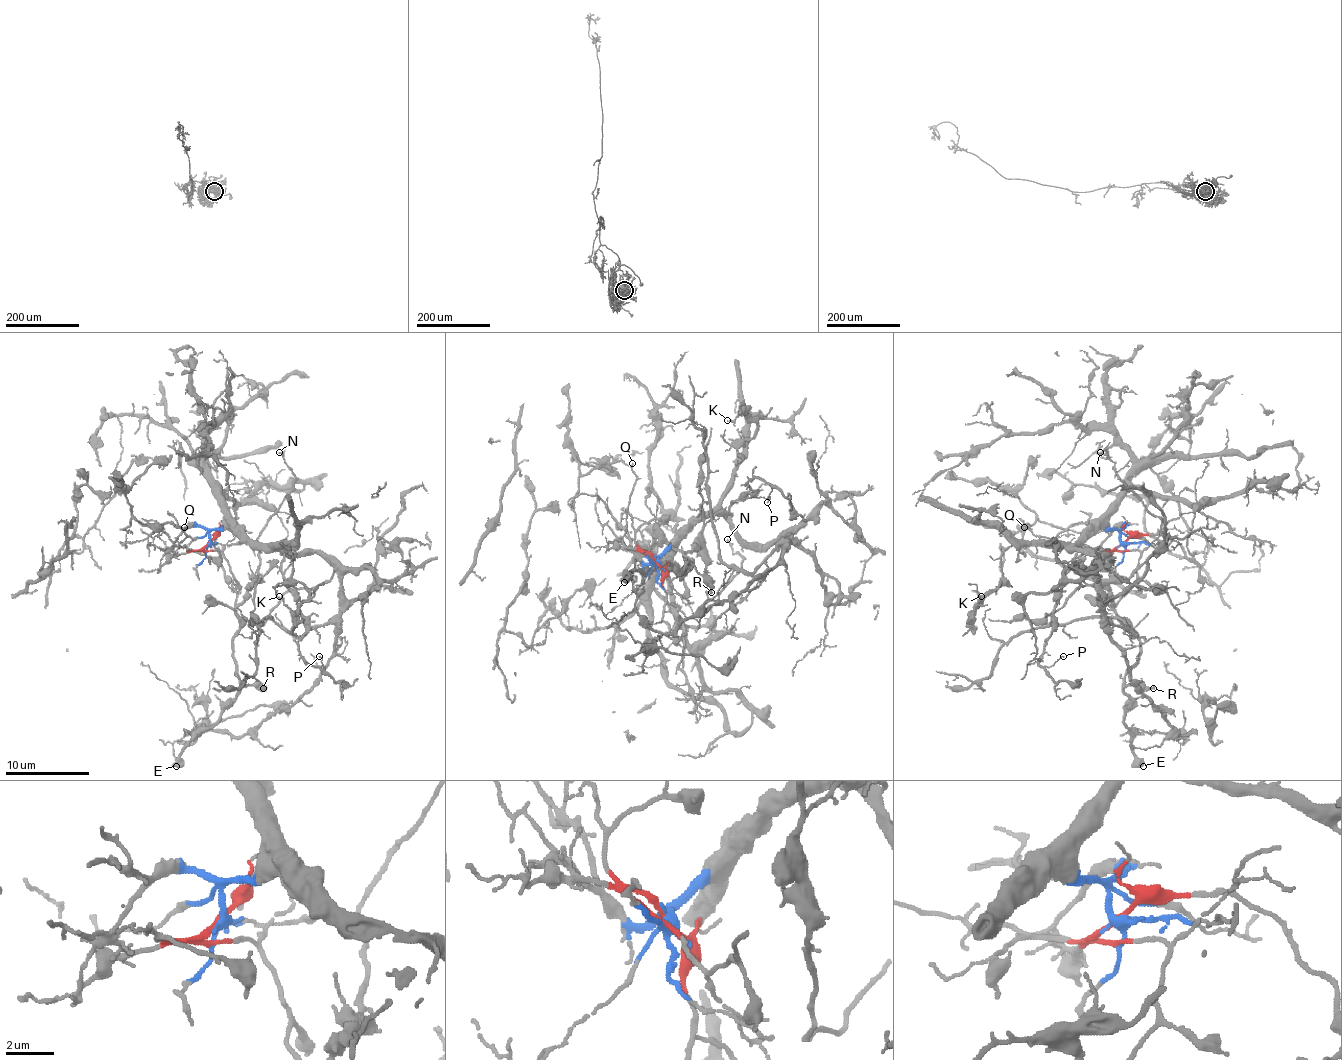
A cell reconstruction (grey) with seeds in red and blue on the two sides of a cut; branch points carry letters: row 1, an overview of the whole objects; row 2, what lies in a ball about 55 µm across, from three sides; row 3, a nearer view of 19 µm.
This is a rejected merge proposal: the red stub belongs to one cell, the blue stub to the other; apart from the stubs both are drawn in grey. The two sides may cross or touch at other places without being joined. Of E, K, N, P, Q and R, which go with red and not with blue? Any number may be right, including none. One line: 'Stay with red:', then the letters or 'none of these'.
Stay with red: E, N, Q, R

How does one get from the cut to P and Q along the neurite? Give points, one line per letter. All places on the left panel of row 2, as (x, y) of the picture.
P: (210, 543), (212, 530), (237, 528), (277, 547), (306, 626), (297, 649), (322, 666), (318, 655)
Q: (210, 543), (197, 549), (187, 549), (180, 545), (189, 536), (185, 526)

